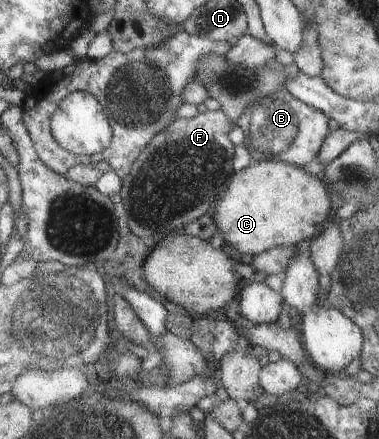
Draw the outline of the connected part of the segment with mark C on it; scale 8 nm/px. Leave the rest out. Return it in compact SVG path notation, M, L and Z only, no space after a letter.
M256 159L256 163L232 175L224 197L216 205L214 223L224 233L226 243L234 245L236 251L240 253L252 255L249 264L254 267L255 271L274 275L284 272L288 263L292 261L294 244L304 239L312 239L325 227L326 221L331 219L335 203L333 199L328 199L329 194L322 180L308 175L302 168L278 160L260 161Z

